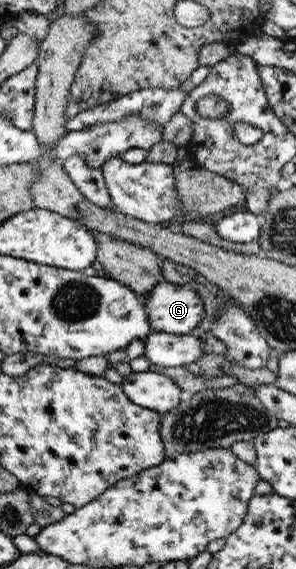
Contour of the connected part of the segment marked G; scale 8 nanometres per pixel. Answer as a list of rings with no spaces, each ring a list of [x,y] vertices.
[[[162,280],[155,283],[148,296],[142,297],[151,330],[166,334],[190,334],[204,319],[200,295],[189,285]]]

